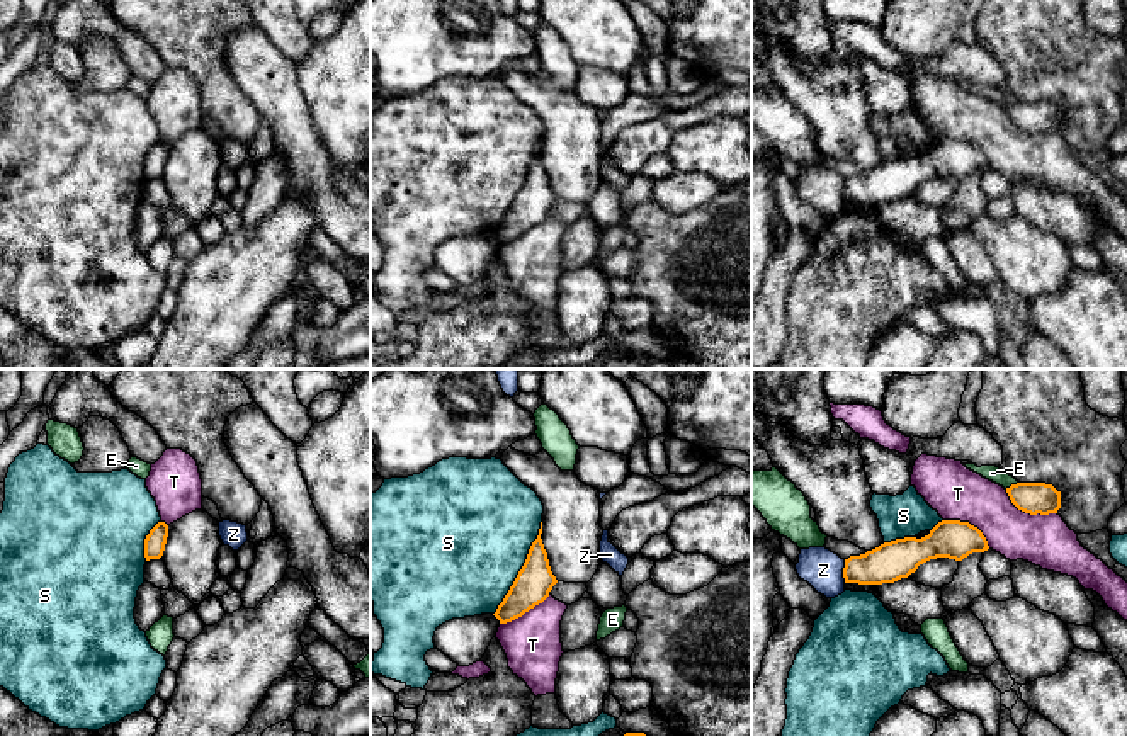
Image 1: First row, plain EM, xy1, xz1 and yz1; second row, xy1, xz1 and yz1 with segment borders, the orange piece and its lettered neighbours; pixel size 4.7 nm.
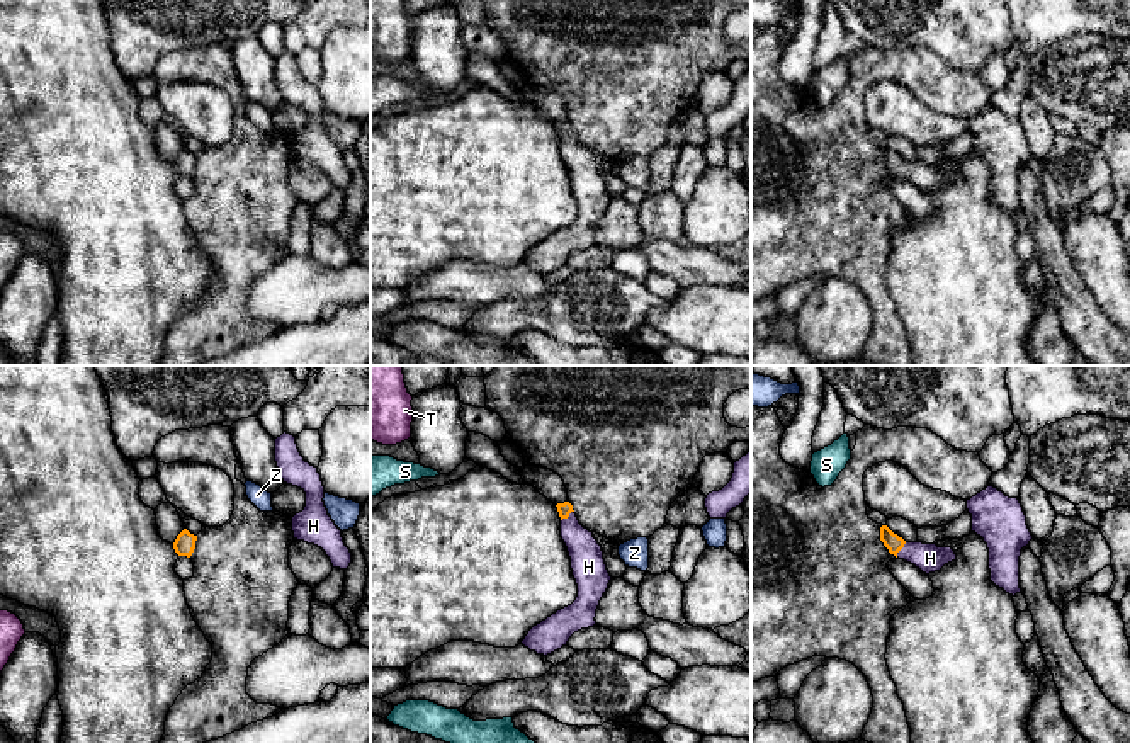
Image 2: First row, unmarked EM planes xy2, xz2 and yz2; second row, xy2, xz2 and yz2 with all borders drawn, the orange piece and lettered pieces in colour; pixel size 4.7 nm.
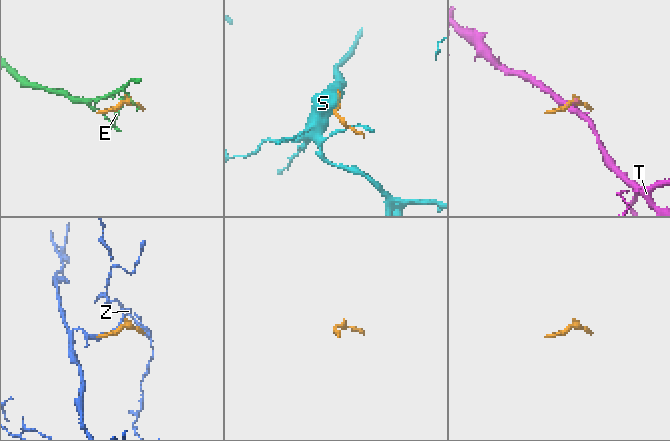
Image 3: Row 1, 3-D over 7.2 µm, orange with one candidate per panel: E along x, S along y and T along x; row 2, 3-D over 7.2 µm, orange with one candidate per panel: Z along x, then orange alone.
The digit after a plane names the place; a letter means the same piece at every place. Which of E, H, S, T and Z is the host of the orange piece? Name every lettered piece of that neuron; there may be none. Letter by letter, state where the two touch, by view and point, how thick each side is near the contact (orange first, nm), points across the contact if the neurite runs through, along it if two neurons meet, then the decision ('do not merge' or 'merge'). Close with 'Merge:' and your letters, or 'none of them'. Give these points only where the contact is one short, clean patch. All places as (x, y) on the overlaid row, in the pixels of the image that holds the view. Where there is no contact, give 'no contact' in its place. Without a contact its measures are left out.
E: contact yz1 (1012, 485); calibres 150 and 70 nm; border yz1 (1017, 481), (1005, 488); do not merge
H: contact xz2 (566, 517); calibres 70 and 160 nm; do not merge
S: contact xz1 (522, 568); calibres 170 and 480 nm; merge
T: contact yz1 (1029, 512); calibres 150 and 240 nm; do not merge
Z: contact yz1 (843, 571); calibres 190 and 190 nm; border yz1 (845, 560), (843, 582); do not merge
Merge: S

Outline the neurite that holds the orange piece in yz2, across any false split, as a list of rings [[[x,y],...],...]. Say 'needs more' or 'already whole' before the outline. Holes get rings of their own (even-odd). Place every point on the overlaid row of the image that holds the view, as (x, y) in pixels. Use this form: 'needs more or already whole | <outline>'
already whole | [[[887,525],[880,527],[880,541],[890,554],[897,558],[897,553],[904,547],[906,541],[894,534]]]

